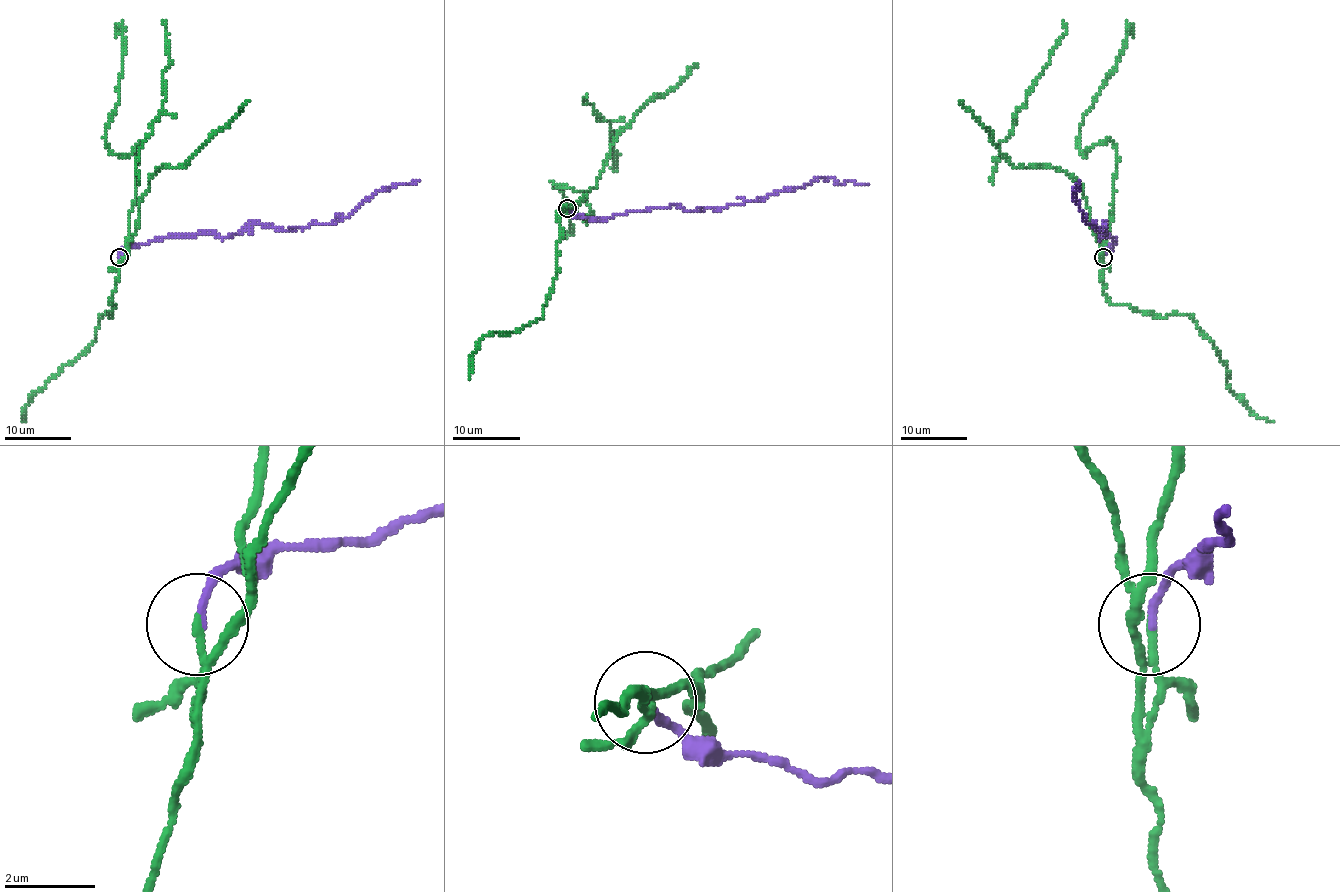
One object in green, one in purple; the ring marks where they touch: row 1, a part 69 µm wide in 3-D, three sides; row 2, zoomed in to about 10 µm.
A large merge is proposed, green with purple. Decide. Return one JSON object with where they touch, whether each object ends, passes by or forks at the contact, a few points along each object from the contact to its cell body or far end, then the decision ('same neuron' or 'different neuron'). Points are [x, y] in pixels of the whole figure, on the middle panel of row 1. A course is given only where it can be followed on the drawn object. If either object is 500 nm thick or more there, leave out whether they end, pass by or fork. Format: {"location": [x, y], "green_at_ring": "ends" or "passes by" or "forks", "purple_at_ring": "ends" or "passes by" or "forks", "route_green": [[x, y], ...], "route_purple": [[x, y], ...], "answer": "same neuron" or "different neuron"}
{"location": [567, 208], "green_at_ring": "passes by", "purple_at_ring": "ends", "route_green": [[567, 209], [574, 207], [585, 222], [589, 203], [577, 190], [552, 183], [565, 197], [570, 232], [564, 237]], "route_purple": [[567, 209], [592, 220], [678, 205], [688, 210], [723, 209], [795, 190], [812, 180], [869, 183]], "answer": "different neuron"}

